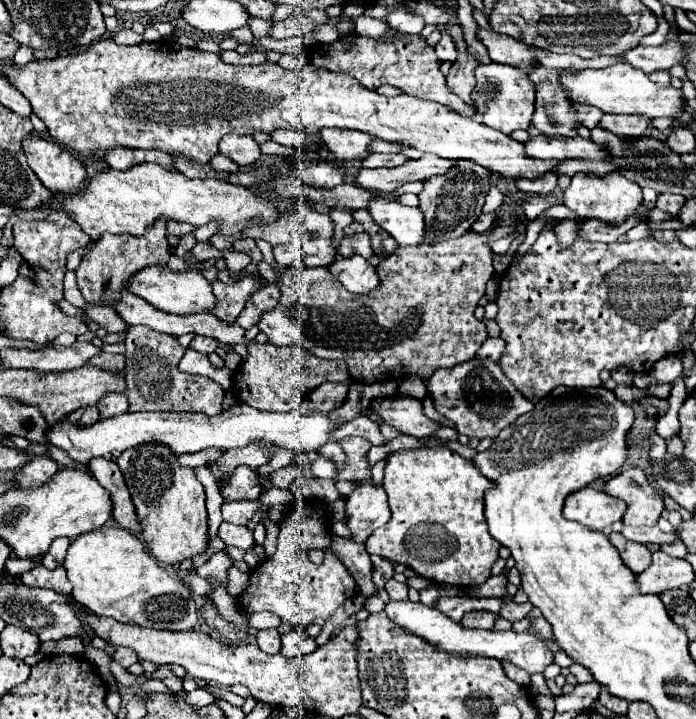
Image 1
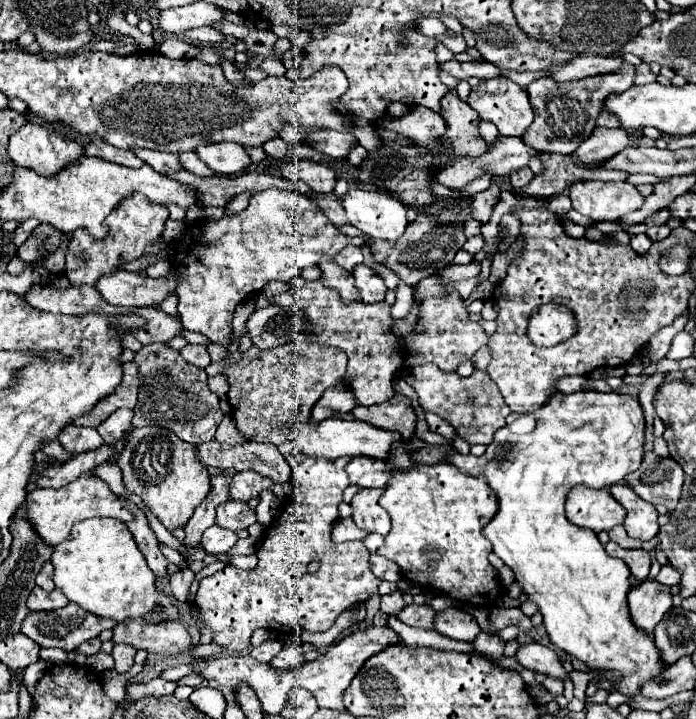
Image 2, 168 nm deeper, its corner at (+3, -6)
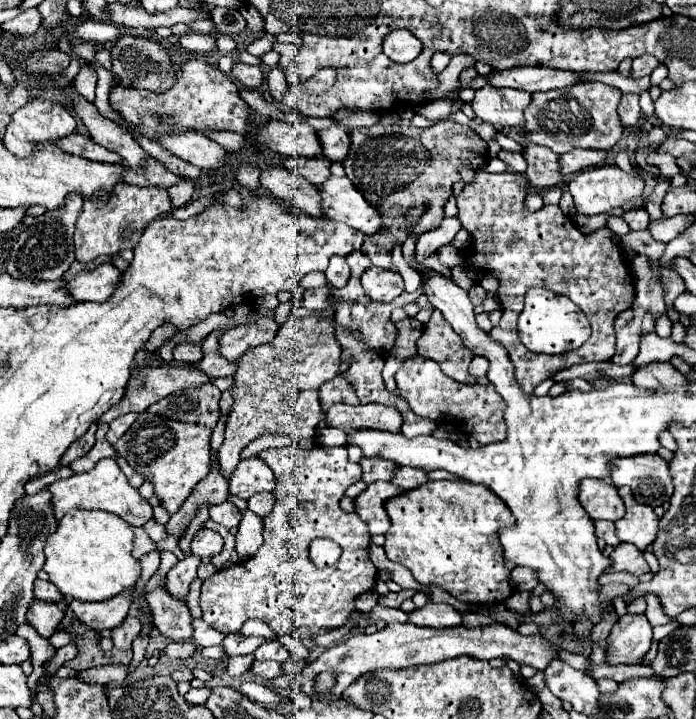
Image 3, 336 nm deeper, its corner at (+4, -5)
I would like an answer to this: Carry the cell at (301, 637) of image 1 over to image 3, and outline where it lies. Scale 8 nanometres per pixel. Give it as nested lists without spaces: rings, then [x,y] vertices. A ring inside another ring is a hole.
[[[254,661],[250,667],[250,673],[260,679],[274,679],[284,675],[284,669],[282,669],[282,663],[276,663],[276,661]]]

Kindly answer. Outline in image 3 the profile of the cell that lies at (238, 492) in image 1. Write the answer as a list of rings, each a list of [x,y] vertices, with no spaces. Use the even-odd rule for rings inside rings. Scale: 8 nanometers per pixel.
[[[260,457],[240,461],[230,477],[230,493],[238,495],[240,499],[248,499],[254,493],[274,489],[276,489],[276,477]]]

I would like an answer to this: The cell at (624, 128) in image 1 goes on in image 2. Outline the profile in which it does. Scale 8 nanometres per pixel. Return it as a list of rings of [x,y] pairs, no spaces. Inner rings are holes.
[[[595,128],[593,130],[593,136],[589,136],[575,152],[573,152],[573,156],[575,156],[575,160],[577,160],[577,164],[579,166],[583,166],[583,168],[601,168],[609,158],[613,158],[615,154],[619,154],[623,148],[627,148],[629,146],[629,134],[623,130],[623,128]]]

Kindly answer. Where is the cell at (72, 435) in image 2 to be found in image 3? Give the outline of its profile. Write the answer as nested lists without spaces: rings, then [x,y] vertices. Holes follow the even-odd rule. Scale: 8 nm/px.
[[[92,423],[92,427],[90,427],[90,429],[88,429],[80,439],[76,439],[76,443],[72,443],[72,447],[68,447],[68,451],[66,451],[66,453],[62,455],[62,459],[60,459],[60,465],[70,465],[72,461],[84,457],[84,455],[92,449],[96,429],[98,429],[98,425]]]

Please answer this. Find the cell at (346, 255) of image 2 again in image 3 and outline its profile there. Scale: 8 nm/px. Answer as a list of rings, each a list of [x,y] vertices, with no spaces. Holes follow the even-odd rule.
[[[332,257],[330,259],[330,265],[326,269],[326,279],[328,279],[328,285],[334,287],[334,289],[340,289],[348,283],[350,279],[350,267],[346,263],[346,257]]]

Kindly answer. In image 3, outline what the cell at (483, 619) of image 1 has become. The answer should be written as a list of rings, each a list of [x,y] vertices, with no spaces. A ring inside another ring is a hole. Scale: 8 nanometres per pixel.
[[[426,603],[420,609],[414,609],[410,613],[410,621],[416,625],[424,627],[434,627],[434,629],[446,629],[446,627],[458,627],[462,625],[462,615],[446,603]]]

